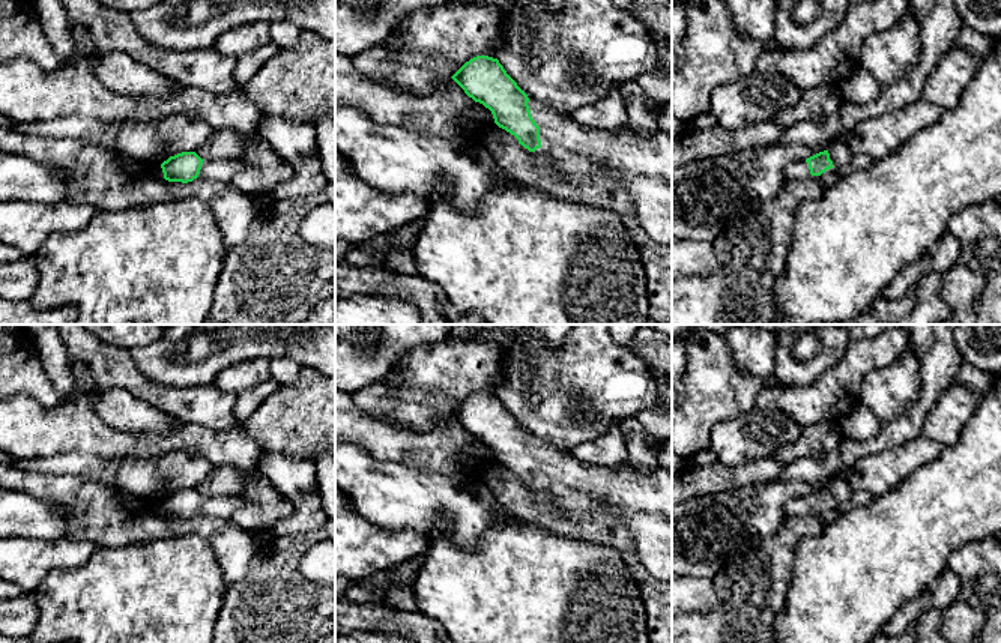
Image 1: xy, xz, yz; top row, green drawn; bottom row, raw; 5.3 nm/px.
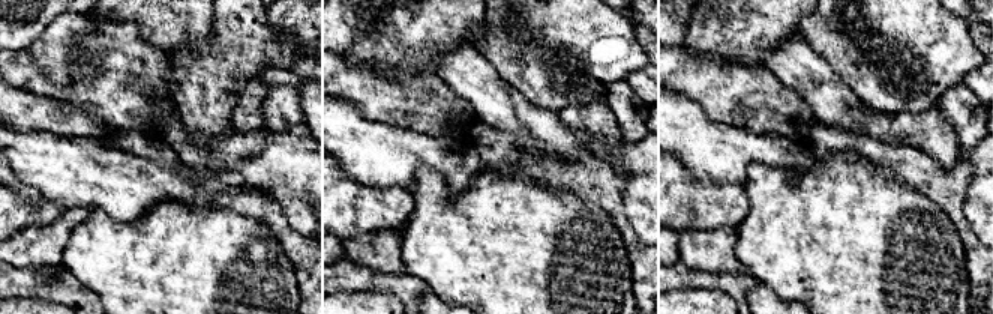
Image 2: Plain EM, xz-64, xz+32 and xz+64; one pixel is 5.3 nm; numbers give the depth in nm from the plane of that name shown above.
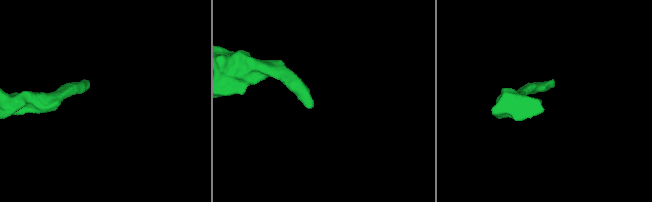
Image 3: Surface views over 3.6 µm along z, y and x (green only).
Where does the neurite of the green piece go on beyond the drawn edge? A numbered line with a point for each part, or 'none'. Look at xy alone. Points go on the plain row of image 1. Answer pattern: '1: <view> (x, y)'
1: xy (221, 507)

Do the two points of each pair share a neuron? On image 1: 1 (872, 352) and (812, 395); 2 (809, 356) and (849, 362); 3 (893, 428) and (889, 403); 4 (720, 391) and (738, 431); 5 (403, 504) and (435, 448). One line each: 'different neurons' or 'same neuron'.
1: same neuron
2: different neurons
3: different neurons
4: different neurons
5: different neurons

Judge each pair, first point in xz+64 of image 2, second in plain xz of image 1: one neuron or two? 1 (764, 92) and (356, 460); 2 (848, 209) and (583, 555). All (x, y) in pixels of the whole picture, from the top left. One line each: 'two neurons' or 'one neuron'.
1: two neurons
2: one neuron

